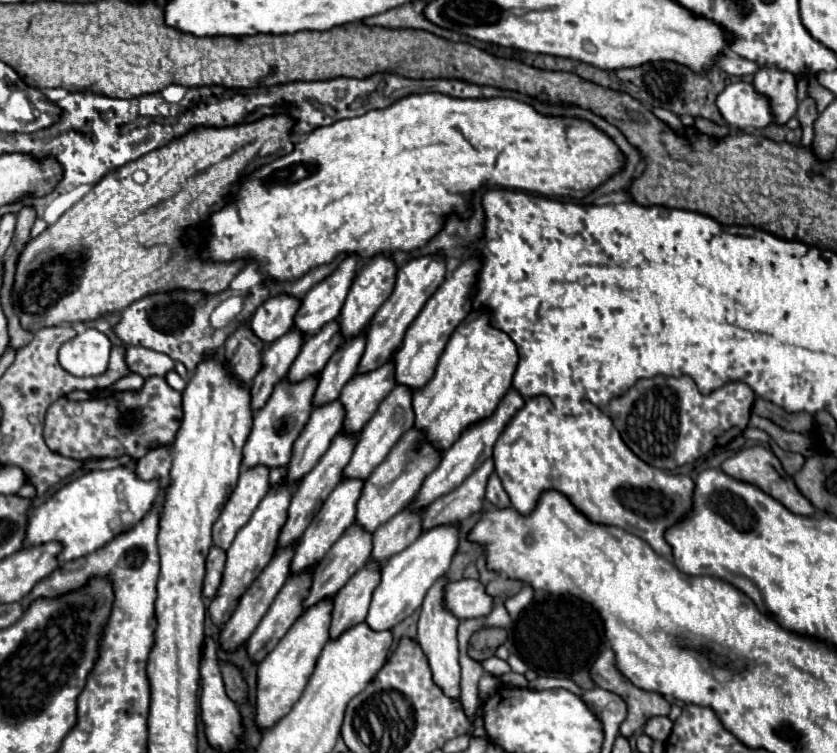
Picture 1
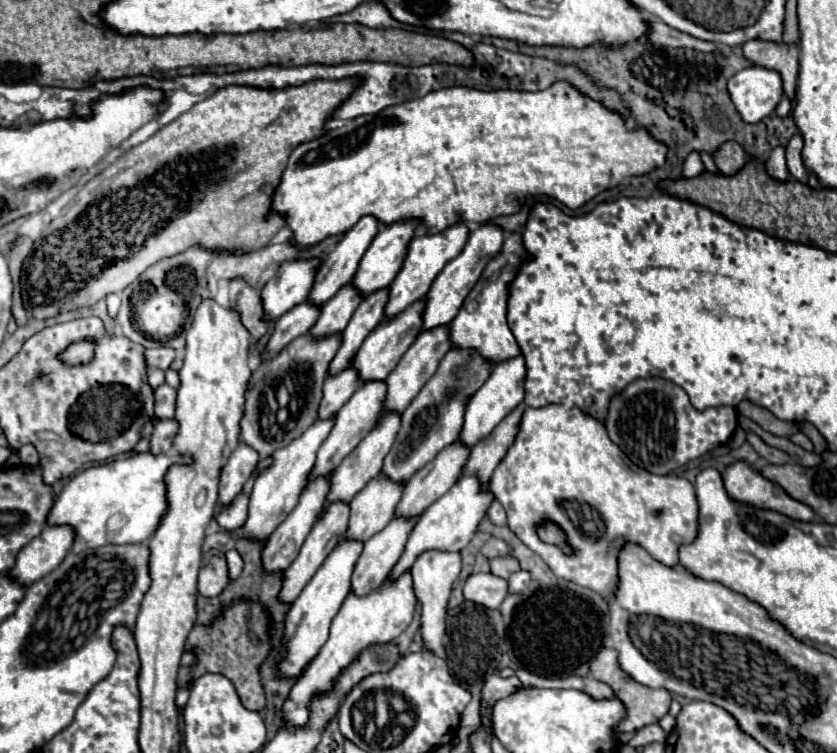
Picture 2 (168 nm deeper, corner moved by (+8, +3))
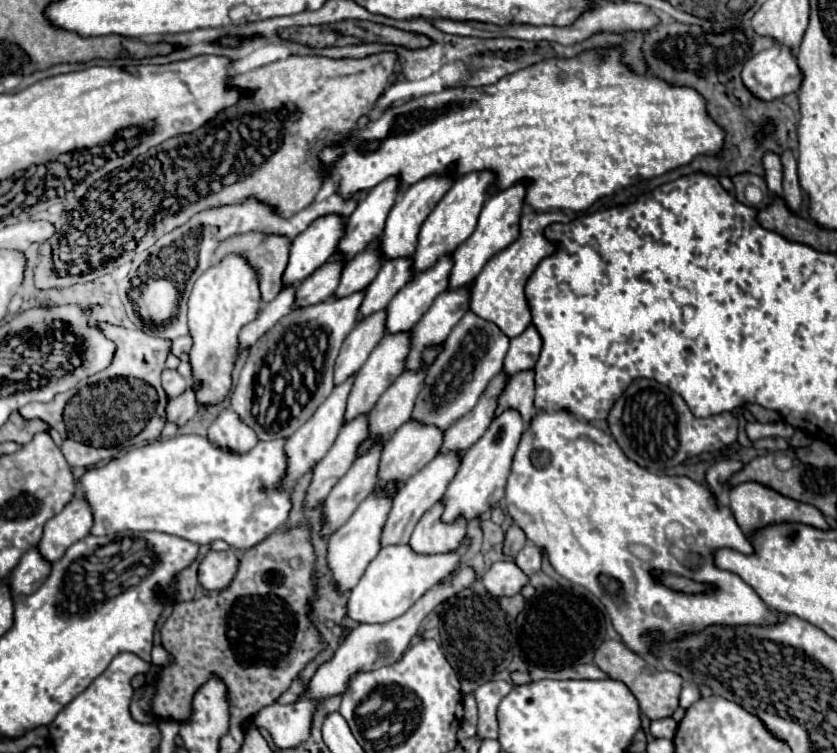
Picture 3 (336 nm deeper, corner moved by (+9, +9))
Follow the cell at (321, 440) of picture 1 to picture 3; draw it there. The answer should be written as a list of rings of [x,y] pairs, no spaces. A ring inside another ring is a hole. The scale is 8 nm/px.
[[[385,311],[373,313],[371,317],[359,321],[343,341],[343,347],[335,361],[335,377],[333,377],[335,385],[349,379],[349,375],[355,375],[383,337],[385,337]]]

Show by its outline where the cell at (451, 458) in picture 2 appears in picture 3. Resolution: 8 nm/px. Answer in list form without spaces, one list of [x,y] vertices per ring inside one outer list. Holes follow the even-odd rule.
[[[501,373],[491,379],[479,403],[465,417],[461,417],[455,425],[451,425],[445,431],[445,443],[441,443],[441,451],[461,451],[461,457],[463,457],[465,451],[473,447],[473,443],[477,443],[481,435],[485,435],[493,419],[493,411],[497,407],[497,397],[501,395],[505,385],[507,385],[507,379]]]

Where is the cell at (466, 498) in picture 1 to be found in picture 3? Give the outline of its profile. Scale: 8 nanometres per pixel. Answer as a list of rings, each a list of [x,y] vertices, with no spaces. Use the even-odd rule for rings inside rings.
[[[533,371],[517,373],[501,393],[501,399],[495,409],[495,417],[501,415],[501,411],[513,409],[521,415],[523,421],[531,421],[535,409],[533,409],[533,397],[535,397],[535,383],[533,383]]]

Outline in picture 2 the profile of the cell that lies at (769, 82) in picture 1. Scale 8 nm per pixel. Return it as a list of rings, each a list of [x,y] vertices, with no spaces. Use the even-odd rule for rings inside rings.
[[[750,39],[742,45],[744,55],[754,63],[774,71],[780,71],[784,81],[784,93],[794,99],[796,77],[798,77],[798,45]]]

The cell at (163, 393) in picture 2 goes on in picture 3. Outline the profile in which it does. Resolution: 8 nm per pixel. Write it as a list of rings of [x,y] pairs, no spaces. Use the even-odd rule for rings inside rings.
[[[163,371],[163,387],[165,393],[169,395],[169,399],[175,399],[177,395],[181,395],[187,389],[187,381],[177,373],[177,371]]]

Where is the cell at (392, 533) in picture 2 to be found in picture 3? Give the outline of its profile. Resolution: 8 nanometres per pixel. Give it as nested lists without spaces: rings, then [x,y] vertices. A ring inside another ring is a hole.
[[[447,453],[447,455],[437,455],[431,463],[427,463],[417,475],[413,475],[407,485],[395,495],[393,499],[393,507],[389,511],[389,519],[385,521],[385,531],[381,533],[381,547],[387,547],[387,545],[401,545],[401,543],[409,543],[409,537],[413,533],[413,527],[417,525],[417,519],[421,519],[421,515],[433,507],[433,503],[437,503],[449,481],[455,477],[459,469],[459,457],[457,453]]]

